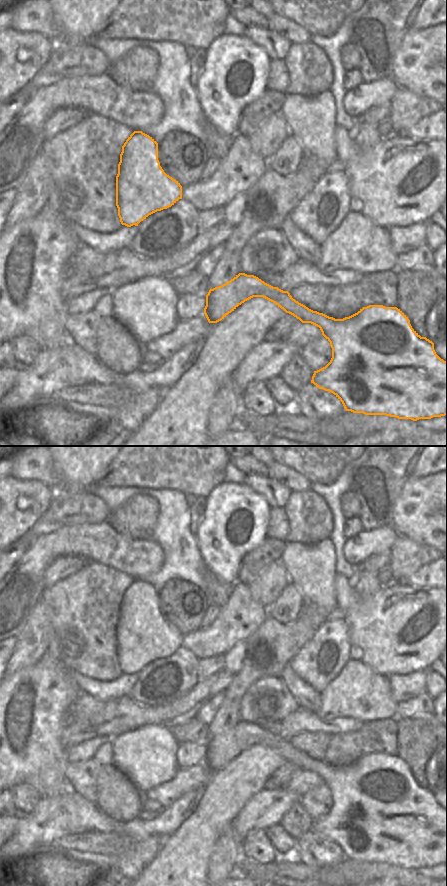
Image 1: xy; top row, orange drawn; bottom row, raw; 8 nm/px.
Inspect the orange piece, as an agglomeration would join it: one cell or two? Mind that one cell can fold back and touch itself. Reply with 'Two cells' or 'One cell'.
One cell

